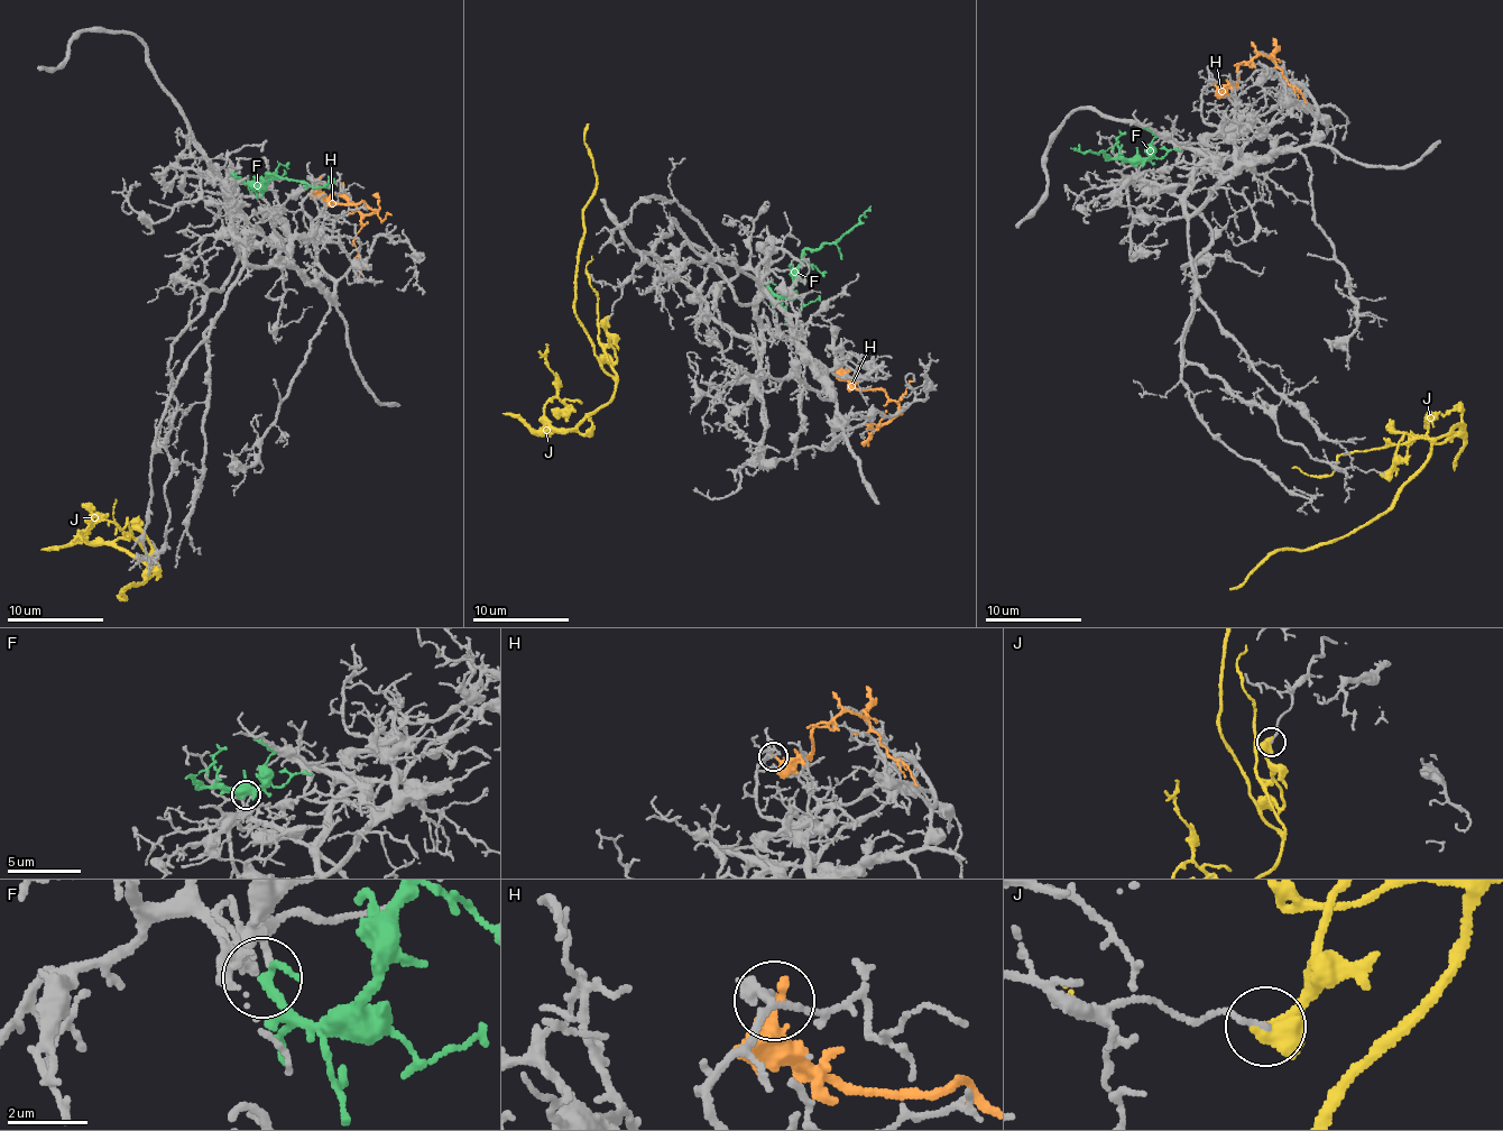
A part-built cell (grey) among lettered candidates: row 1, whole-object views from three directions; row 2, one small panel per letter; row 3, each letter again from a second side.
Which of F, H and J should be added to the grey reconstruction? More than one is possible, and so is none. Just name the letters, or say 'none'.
F

